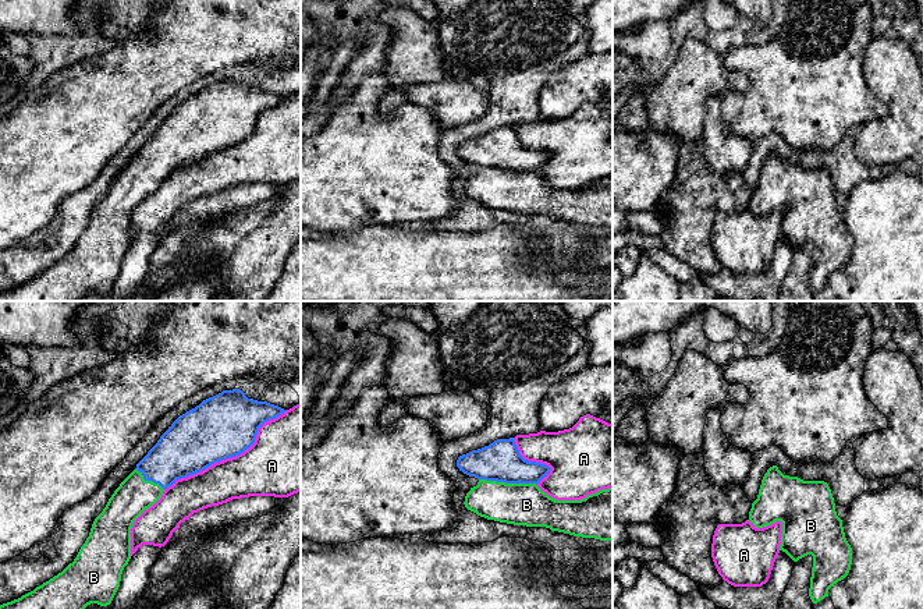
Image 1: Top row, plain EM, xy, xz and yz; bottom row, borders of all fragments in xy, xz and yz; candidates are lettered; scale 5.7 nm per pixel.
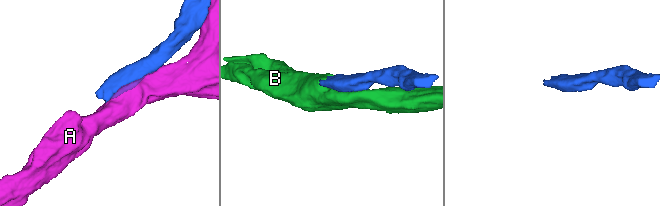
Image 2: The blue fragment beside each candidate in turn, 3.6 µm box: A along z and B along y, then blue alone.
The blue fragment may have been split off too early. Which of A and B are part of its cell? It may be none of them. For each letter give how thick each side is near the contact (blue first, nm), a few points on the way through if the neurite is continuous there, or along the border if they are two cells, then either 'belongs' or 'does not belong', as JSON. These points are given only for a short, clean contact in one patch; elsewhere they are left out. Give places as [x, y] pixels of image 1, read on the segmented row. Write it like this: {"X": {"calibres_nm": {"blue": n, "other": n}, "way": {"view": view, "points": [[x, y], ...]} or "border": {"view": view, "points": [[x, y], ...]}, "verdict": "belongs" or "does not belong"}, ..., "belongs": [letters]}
{"A": {"calibres_nm": {"blue": 360, "other": 340}, "verdict": "does not belong"}, "B": {"calibres_nm": {"blue": 220, "other": 240}, "verdict": "belongs"}, "belongs": ["B"]}

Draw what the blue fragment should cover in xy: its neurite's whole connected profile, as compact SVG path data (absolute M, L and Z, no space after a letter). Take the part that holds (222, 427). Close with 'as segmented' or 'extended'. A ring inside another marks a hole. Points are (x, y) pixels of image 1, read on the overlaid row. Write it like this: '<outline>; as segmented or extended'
M232 389L223 390L180 415L114 491L103 511L95 518L89 537L74 562L33 591L0 605L0 609L85 609L90 603L110 605L120 587L123 570L131 559L134 521L177 479L244 453L255 443L259 428L285 411L267 401L248 399L242 390Z; extended

